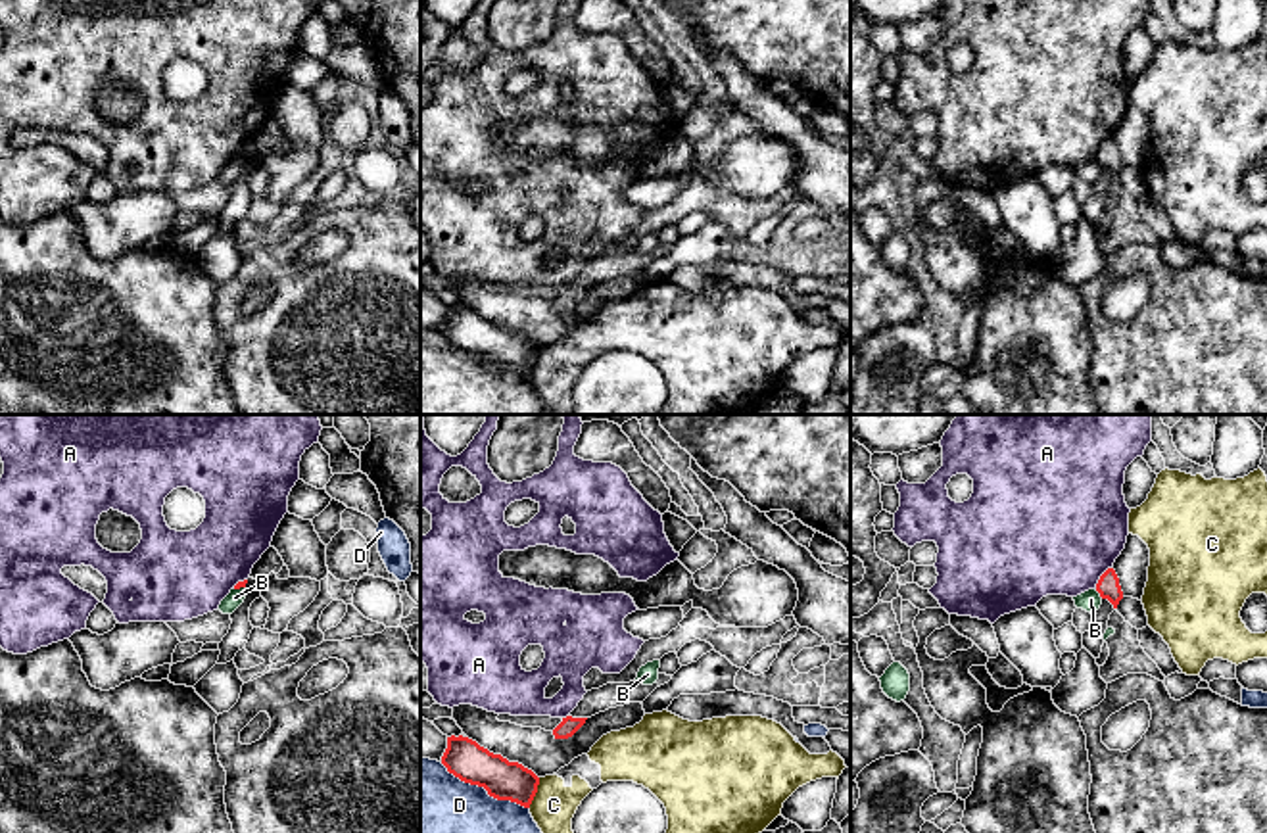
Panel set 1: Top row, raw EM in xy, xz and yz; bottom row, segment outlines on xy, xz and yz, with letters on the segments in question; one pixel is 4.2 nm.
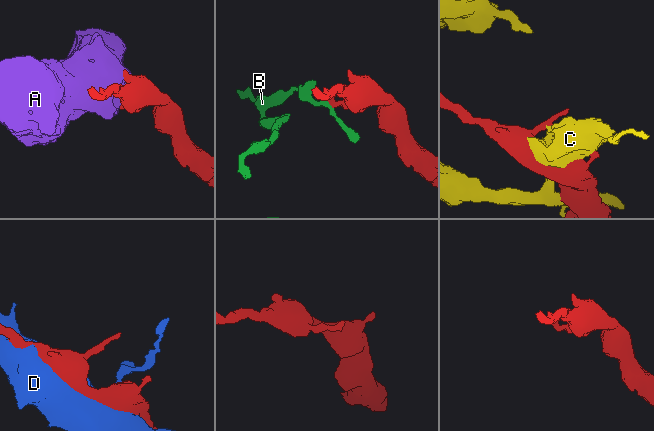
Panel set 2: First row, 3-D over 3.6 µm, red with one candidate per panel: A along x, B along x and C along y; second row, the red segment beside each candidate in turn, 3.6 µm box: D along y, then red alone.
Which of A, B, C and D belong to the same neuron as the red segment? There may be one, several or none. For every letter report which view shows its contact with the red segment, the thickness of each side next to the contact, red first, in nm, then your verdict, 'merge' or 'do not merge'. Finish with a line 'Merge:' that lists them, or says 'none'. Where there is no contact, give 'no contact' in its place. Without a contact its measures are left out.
A: yz | 100/480 nm | do not merge
B: yz | 100/90 nm | do not merge
C: xz | 170/190 nm | do not merge
D: xz | 170/480 nm | do not merge
Merge: none

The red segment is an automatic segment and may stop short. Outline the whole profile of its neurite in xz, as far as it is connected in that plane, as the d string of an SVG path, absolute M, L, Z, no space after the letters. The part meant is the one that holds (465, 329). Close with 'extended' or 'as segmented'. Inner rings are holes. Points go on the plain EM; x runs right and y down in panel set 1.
M447 307L442 334L465 353L484 357L497 370L530 378L539 347L518 332L493 324L468 307Z | as segmented

